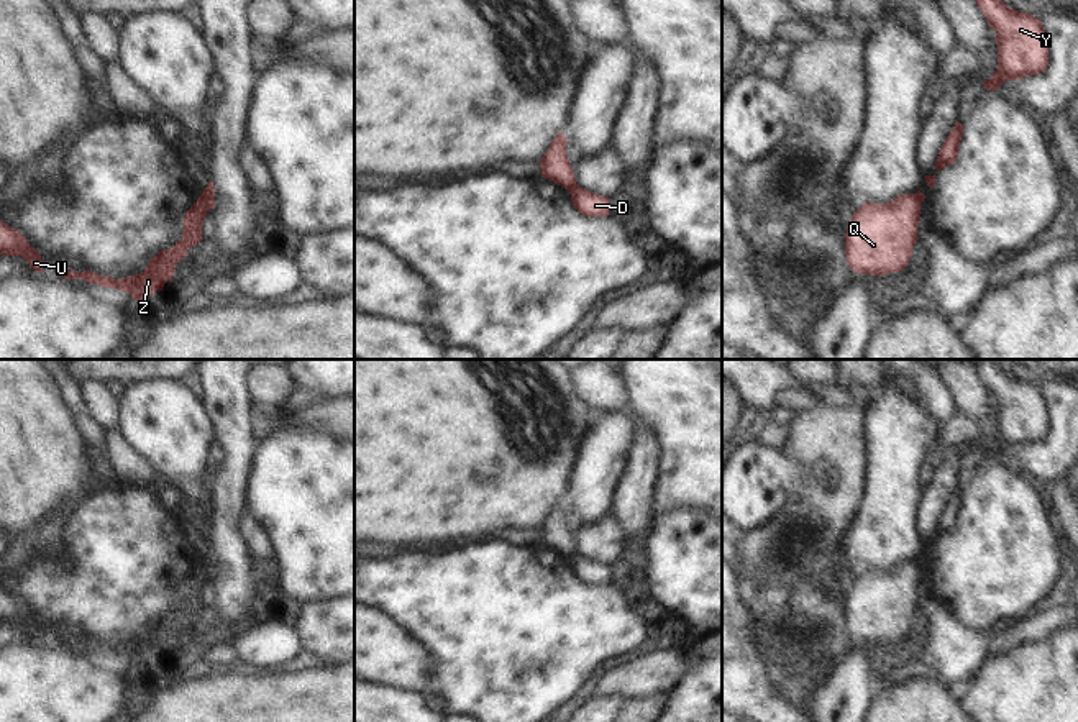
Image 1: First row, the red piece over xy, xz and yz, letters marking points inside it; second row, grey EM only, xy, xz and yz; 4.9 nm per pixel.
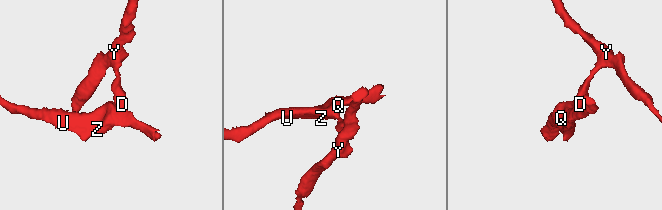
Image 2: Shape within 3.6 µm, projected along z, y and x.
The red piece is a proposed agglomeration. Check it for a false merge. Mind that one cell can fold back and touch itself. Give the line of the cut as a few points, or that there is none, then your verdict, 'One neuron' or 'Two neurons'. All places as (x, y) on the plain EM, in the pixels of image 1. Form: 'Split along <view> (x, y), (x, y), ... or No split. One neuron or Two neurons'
Split along xy (200, 563), (209, 578). Two neurons

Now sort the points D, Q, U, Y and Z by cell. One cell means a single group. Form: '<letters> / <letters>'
D Y / Q U Z

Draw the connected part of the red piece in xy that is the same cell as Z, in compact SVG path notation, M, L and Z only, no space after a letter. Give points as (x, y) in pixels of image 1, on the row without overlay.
M202 564L185 579L182 589L182 605L171 615L161 617L154 625L149 627L146 637L141 642L128 643L123 647L113 647L110 643L98 643L92 638L54 638L64 647L82 647L90 651L97 651L107 656L123 658L131 663L136 669L151 665L156 658L162 658L164 651L174 645L174 637L180 627L187 624L187 617L200 610L202 591L207 583L207 574Z

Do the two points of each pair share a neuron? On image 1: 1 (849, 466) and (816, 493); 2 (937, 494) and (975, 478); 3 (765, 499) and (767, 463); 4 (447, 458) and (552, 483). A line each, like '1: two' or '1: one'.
1: one
2: two
3: one
4: one

